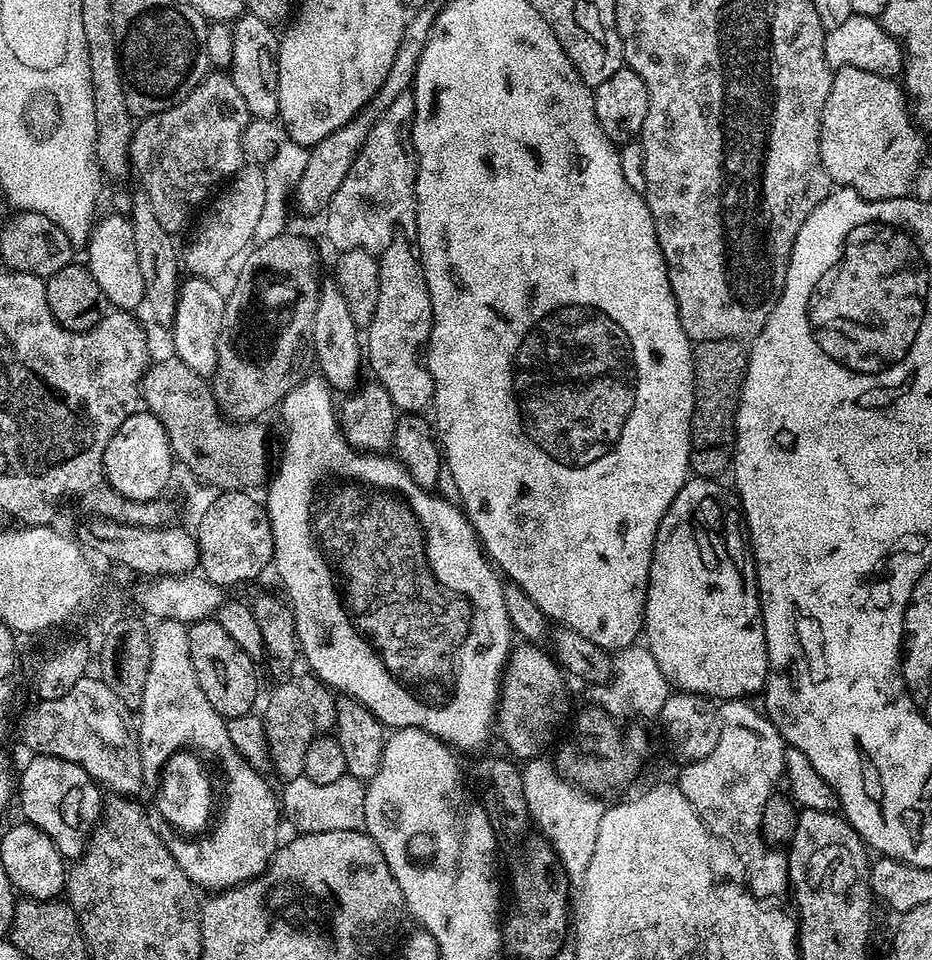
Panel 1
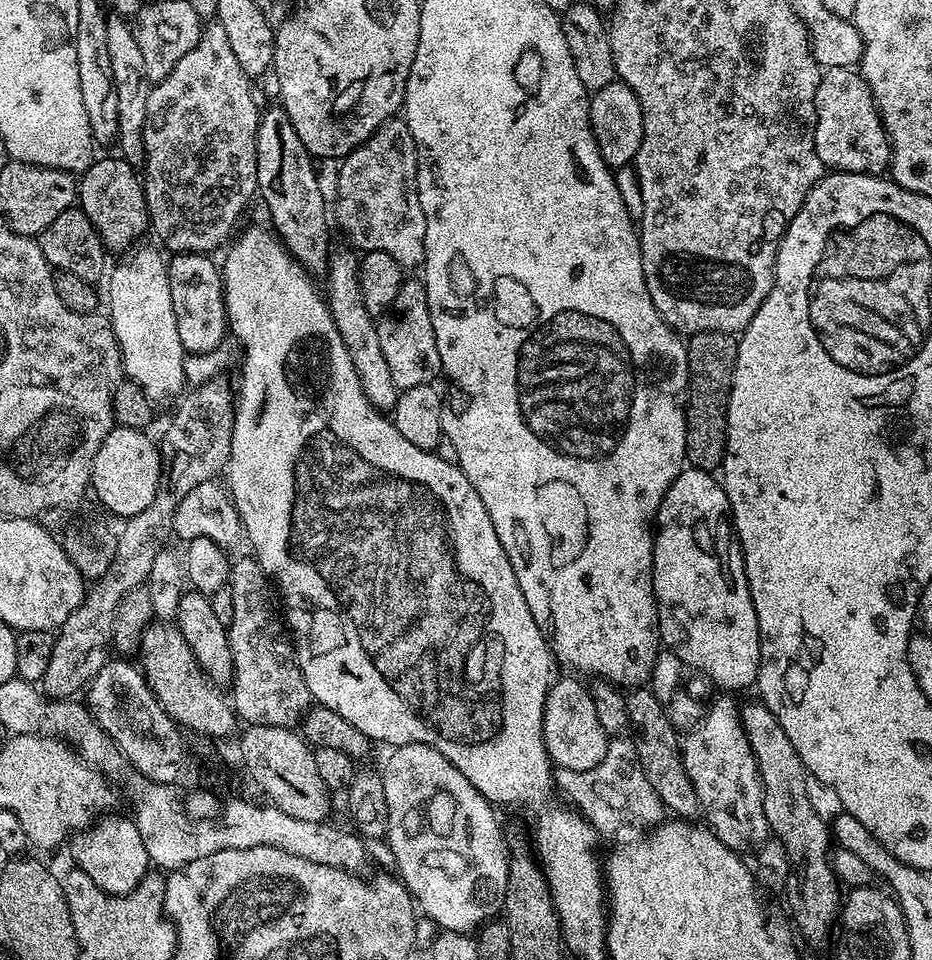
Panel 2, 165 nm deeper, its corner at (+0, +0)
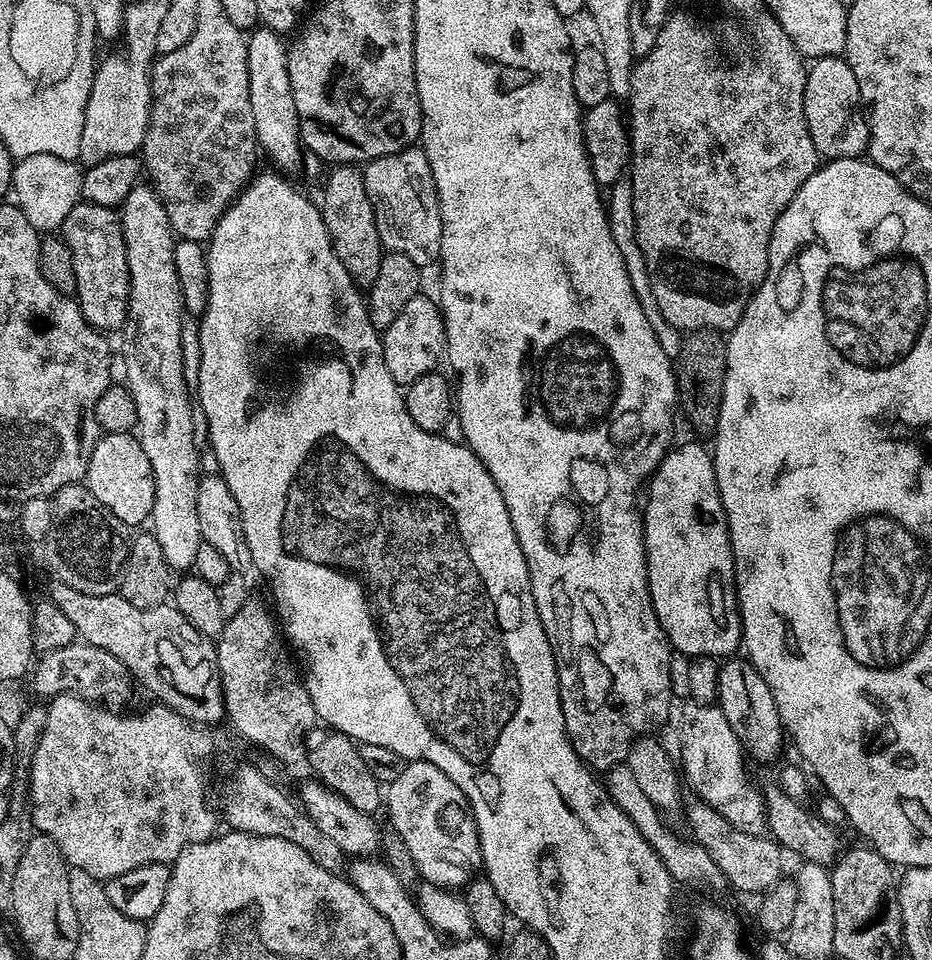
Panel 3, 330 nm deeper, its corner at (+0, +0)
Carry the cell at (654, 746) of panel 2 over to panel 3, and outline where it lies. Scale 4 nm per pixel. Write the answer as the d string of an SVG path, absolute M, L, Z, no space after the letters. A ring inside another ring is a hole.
M692 794L689 797L689 800L687 797L683 801L682 816L688 819L688 826L692 830L691 837L695 843L702 845L706 854L710 854L710 858L714 858L714 866L718 866L718 870L729 885L733 884L740 892L763 894L781 880L783 872L780 871L784 868L783 858L785 859L785 857L775 840L767 835L746 834L735 828L730 822L726 822L726 818L722 818L722 814L714 811L699 796Z

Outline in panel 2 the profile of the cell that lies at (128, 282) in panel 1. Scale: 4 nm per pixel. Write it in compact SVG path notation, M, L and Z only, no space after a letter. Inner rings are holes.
M108 156L105 160L93 159L79 177L78 207L86 214L86 218L90 218L94 230L98 230L105 249L109 253L124 254L133 247L132 240L138 239L144 231L149 231L148 207L141 173L123 158L113 156Z

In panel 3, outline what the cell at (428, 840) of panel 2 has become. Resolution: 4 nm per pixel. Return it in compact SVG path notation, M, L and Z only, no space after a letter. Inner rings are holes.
M413 760L405 763L402 774L390 781L386 788L386 808L392 819L391 831L396 832L406 842L406 850L410 850L414 862L418 866L421 877L429 884L440 888L460 890L481 871L484 859L480 853L480 839L476 833L476 820L472 817L468 799L434 766L425 760Z

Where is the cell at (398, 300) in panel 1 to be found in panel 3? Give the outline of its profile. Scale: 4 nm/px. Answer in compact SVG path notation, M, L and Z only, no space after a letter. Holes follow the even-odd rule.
M418 294L406 302L402 314L390 322L388 328L383 329L384 361L386 370L390 370L390 378L394 378L397 386L413 384L418 378L422 378L428 372L435 372L441 366L446 356L446 341L444 339L444 313L440 311L439 303L431 295Z

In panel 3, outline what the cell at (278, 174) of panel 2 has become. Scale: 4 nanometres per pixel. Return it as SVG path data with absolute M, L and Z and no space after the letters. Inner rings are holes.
M257 26L247 33L248 49L246 50L246 66L250 74L250 111L254 113L254 130L259 151L272 159L271 167L281 174L293 174L300 168L306 157L300 139L302 123L298 110L294 106L294 90L290 90L290 70L288 69L288 48L283 44L281 33L272 28Z

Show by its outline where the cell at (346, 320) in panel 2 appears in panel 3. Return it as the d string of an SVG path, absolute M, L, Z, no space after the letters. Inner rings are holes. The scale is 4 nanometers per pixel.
M341 164L331 171L324 184L324 201L321 199L318 204L320 213L342 266L346 266L357 284L371 286L378 274L378 266L382 266L386 249L378 238L378 226L374 222L370 198L366 194L363 171L351 164Z

